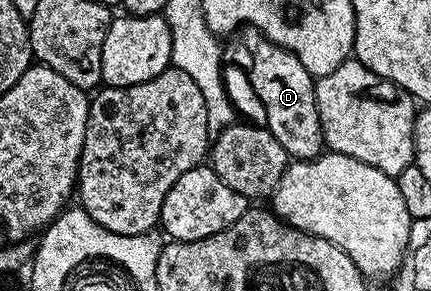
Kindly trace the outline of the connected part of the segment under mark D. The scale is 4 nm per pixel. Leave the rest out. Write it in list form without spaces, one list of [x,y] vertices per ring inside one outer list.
[[[244,28],[238,34],[239,42],[232,47],[231,61],[239,69],[247,72],[247,81],[263,104],[267,116],[265,128],[285,147],[288,158],[297,161],[313,161],[324,152],[323,128],[315,102],[316,78],[287,49],[274,45],[262,36],[258,29]]]

